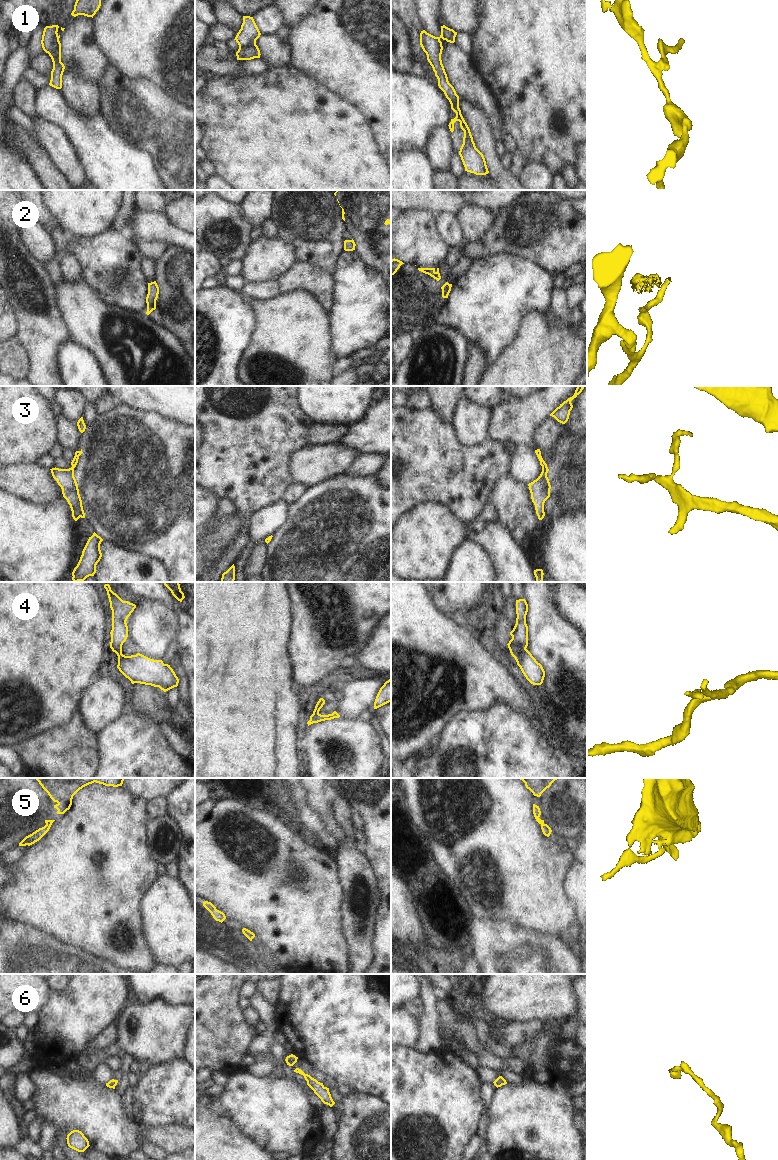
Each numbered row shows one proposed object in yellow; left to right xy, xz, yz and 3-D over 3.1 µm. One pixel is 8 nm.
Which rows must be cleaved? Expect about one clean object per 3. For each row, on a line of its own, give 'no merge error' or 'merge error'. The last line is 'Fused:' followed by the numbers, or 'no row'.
1: merge error
2: merge error
3: no merge error
4: merge error
5: merge error
6: no merge error
Fused: 1, 2, 4, 5

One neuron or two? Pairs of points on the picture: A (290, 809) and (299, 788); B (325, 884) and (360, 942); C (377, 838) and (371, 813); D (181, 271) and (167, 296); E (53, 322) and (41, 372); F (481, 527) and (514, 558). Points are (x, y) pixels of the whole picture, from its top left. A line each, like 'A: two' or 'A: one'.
A: two
B: two
C: one
D: one
E: one
F: one

